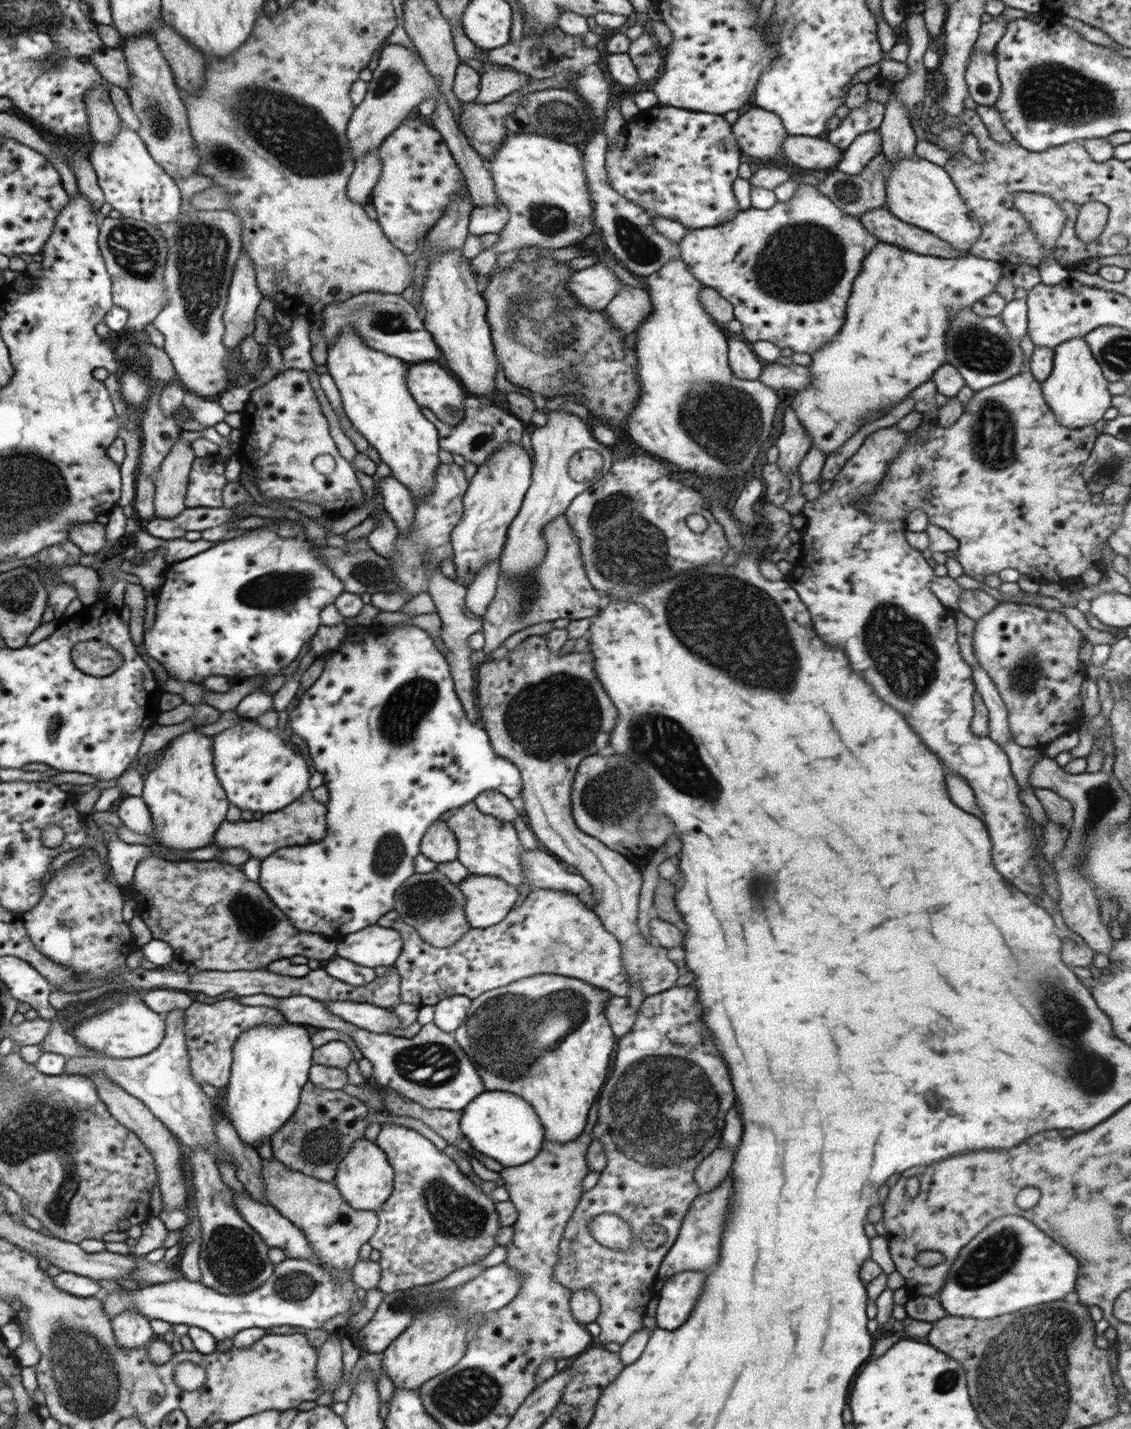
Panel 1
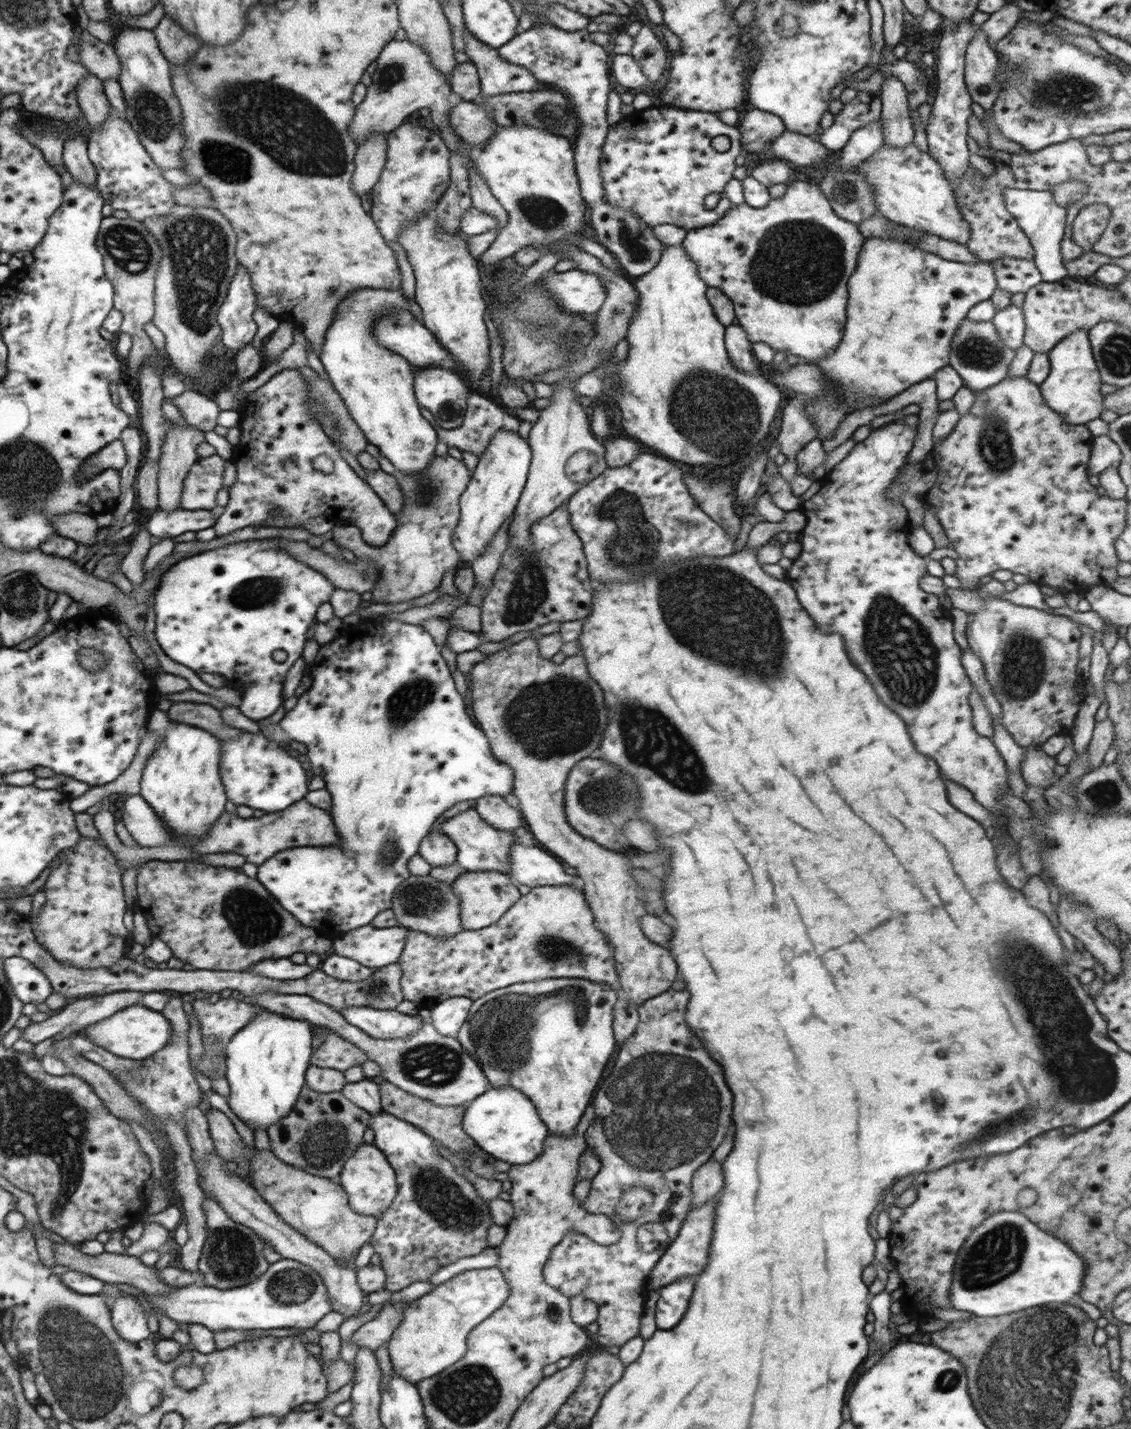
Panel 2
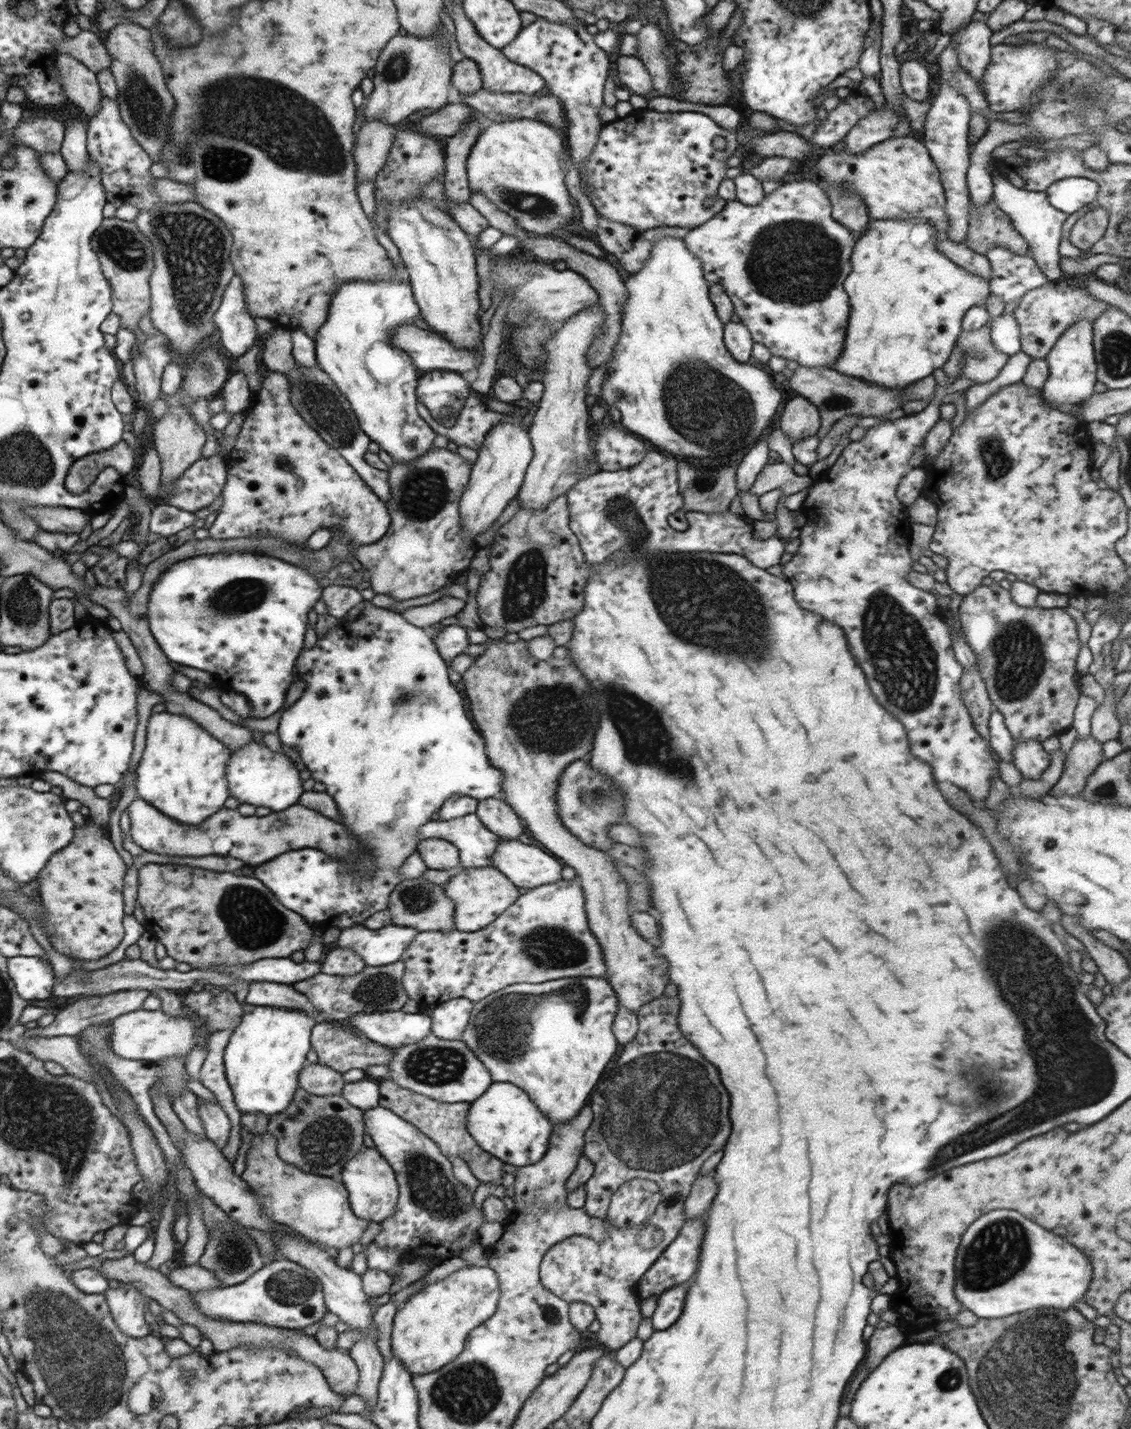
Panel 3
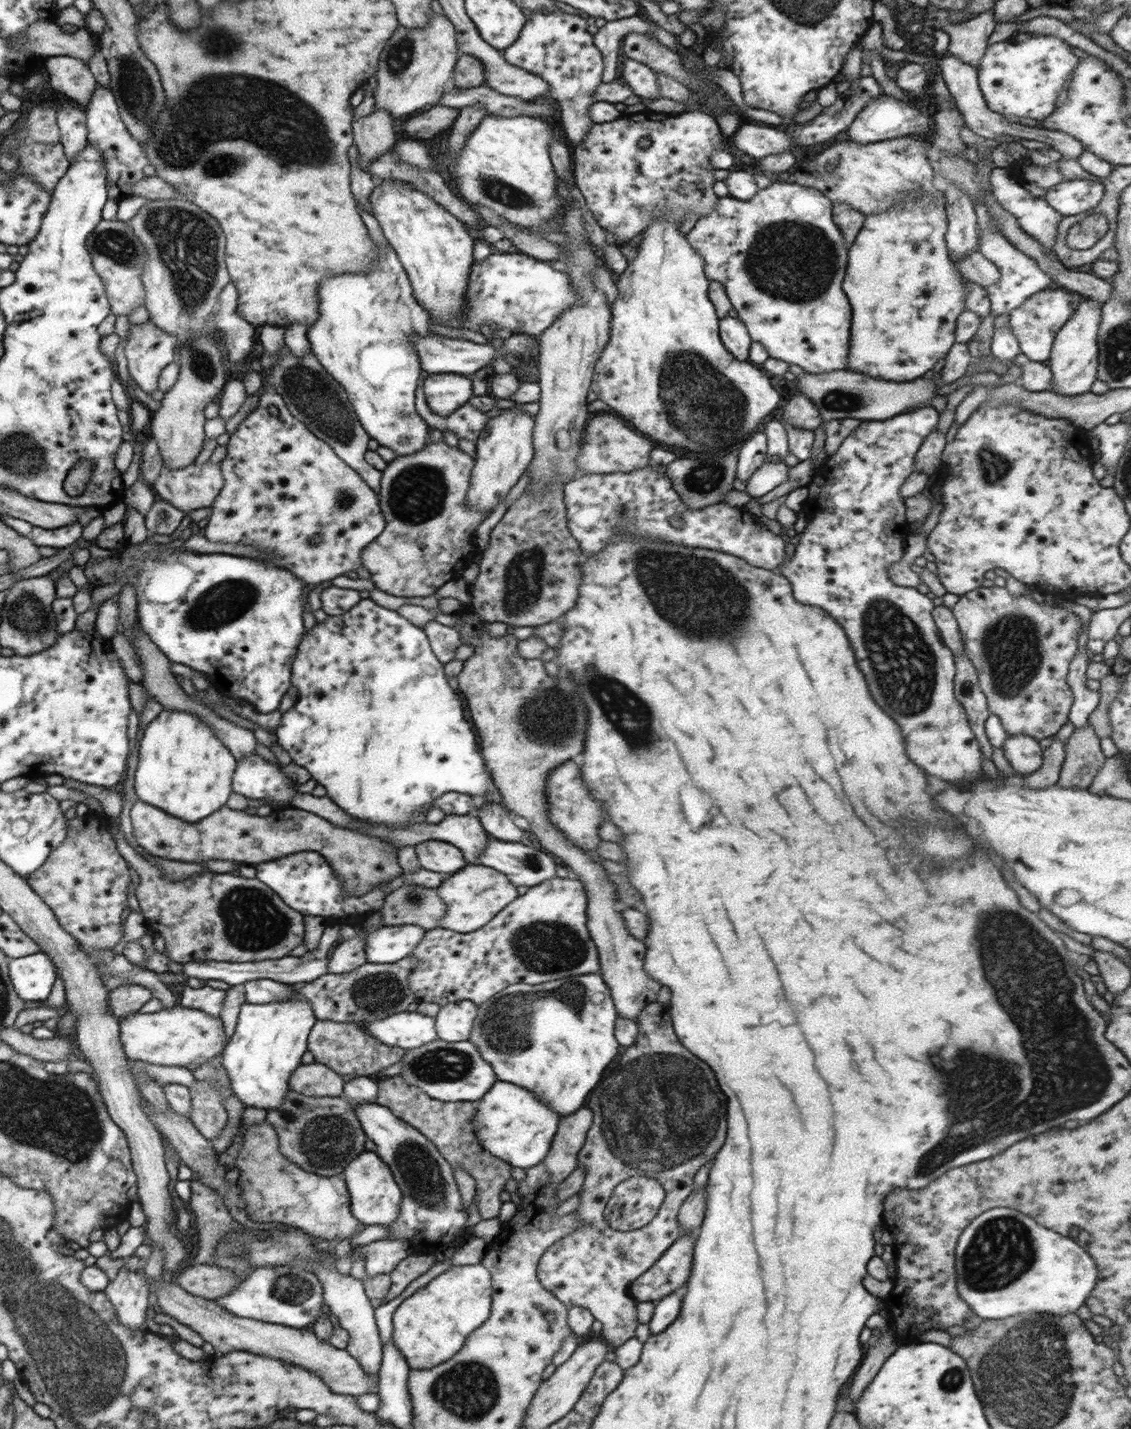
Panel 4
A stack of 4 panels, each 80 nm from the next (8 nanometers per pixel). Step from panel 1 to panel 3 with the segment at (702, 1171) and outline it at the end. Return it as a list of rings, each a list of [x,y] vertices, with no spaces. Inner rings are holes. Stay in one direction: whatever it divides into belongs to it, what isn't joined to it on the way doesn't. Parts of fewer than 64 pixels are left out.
[[[714,1172],[706,1175],[698,1174],[684,1203],[685,1218],[699,1218],[706,1215],[719,1188],[714,1181]]]

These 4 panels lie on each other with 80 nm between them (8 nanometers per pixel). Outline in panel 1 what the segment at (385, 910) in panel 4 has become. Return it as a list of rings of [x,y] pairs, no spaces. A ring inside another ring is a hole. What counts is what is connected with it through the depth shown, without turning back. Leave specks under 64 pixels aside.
[[[437,870],[426,873],[414,873],[396,891],[394,905],[402,922],[413,926],[419,935],[436,948],[454,944],[465,932],[471,929],[466,920],[466,897],[459,889],[459,883],[453,883]]]

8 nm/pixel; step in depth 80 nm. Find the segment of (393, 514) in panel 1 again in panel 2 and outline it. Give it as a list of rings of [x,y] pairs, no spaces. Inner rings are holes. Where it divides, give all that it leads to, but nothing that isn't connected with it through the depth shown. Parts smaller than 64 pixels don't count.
[[[365,470],[365,481],[388,506],[397,520],[403,505],[403,494],[396,475],[388,474],[382,470]]]

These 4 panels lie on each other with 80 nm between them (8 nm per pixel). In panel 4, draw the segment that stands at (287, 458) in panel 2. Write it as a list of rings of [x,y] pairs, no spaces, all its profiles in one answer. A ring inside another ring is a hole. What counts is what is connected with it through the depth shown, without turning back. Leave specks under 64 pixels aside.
[[[273,387],[265,388],[265,391],[259,398],[256,410],[253,410],[242,422],[238,424],[236,432],[230,435],[230,439],[225,446],[227,450],[226,457],[220,462],[220,468],[224,477],[224,486],[213,500],[210,513],[210,519],[202,529],[202,534],[210,541],[222,544],[247,544],[265,552],[266,556],[258,556],[256,559],[271,562],[272,565],[288,569],[294,576],[303,580],[306,584],[327,584],[333,578],[345,575],[349,570],[355,570],[361,558],[361,552],[384,530],[386,521],[383,512],[380,510],[378,492],[370,488],[361,476],[350,468],[324,440],[314,436],[307,426],[296,420],[296,417],[288,410],[283,401],[282,395]],[[314,536],[320,536],[320,542],[311,544],[310,540]]]

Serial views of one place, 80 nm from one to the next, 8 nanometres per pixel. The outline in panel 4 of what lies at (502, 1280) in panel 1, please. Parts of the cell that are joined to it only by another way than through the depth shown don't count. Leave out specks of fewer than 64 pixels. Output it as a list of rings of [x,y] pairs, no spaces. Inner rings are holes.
[[[481,1263],[452,1265],[408,1296],[393,1316],[393,1343],[411,1369],[429,1369],[451,1359],[485,1320],[492,1302],[491,1272]]]

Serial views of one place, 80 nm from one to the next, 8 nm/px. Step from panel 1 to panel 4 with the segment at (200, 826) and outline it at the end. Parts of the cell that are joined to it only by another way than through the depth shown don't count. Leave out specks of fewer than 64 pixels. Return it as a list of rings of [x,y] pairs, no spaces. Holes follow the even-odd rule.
[[[164,709],[147,724],[140,742],[138,769],[134,788],[136,796],[146,804],[155,805],[164,812],[188,823],[195,823],[225,806],[232,790],[232,775],[236,760],[212,727],[199,716],[186,711]]]

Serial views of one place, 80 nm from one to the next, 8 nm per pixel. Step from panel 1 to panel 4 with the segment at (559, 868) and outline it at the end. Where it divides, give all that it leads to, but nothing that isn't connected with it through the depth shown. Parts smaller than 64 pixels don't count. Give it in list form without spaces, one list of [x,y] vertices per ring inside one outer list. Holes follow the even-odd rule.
[[[494,837],[487,840],[477,861],[480,865],[502,872],[516,886],[531,887],[556,876],[557,865],[545,850]]]

